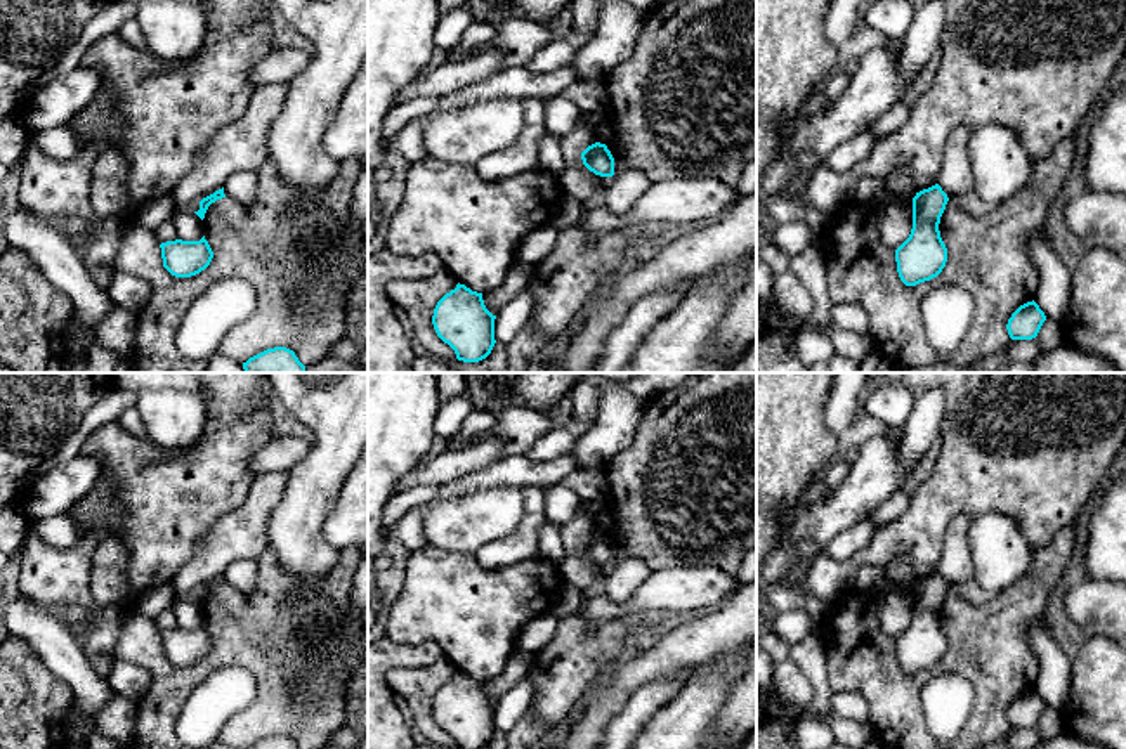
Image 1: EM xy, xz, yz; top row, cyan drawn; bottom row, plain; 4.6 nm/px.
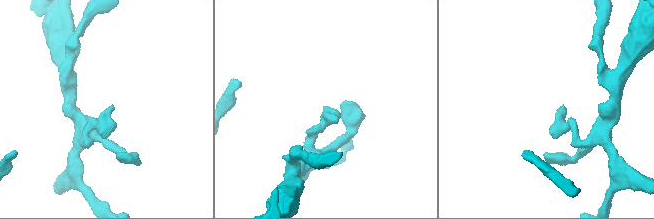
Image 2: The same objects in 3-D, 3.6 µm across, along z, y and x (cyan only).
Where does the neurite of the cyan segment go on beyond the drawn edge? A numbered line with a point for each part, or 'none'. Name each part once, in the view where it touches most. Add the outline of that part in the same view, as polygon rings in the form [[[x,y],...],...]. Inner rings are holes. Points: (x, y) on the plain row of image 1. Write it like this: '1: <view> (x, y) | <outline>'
none

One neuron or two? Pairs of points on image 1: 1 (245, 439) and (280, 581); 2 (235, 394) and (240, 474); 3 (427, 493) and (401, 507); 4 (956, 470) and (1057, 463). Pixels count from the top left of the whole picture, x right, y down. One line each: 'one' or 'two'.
1: two
2: one
3: one
4: one

